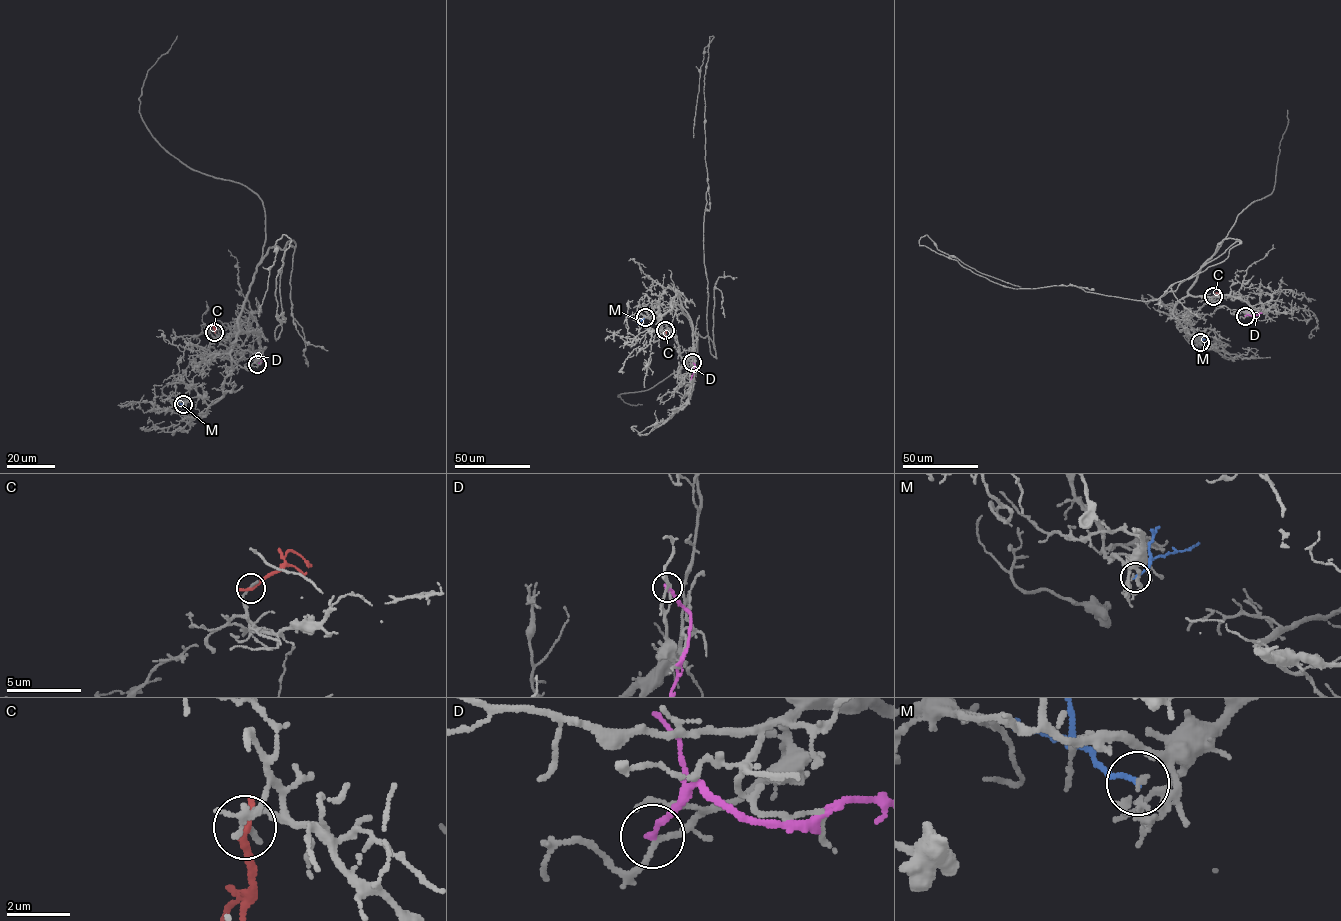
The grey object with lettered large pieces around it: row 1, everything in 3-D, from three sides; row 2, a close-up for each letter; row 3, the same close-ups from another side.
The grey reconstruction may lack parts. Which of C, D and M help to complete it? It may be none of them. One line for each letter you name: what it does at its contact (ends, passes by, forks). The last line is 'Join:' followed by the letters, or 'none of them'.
Join: none of them

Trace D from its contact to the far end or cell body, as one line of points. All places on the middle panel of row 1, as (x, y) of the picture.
D: (692, 362), (695, 366), (691, 379)

